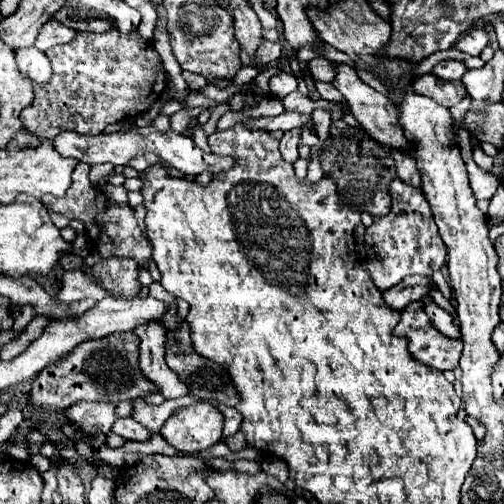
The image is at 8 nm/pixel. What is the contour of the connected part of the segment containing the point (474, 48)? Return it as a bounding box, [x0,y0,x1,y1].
[455,30,489,56]

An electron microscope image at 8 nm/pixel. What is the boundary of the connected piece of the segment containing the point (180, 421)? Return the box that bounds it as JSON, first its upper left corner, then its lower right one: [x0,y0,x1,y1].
[161,402,223,452]

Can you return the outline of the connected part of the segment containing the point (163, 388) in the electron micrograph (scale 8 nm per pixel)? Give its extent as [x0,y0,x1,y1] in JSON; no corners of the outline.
[133,322,187,398]

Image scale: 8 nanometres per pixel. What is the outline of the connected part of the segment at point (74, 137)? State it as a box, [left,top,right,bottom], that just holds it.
[53,126,237,174]

